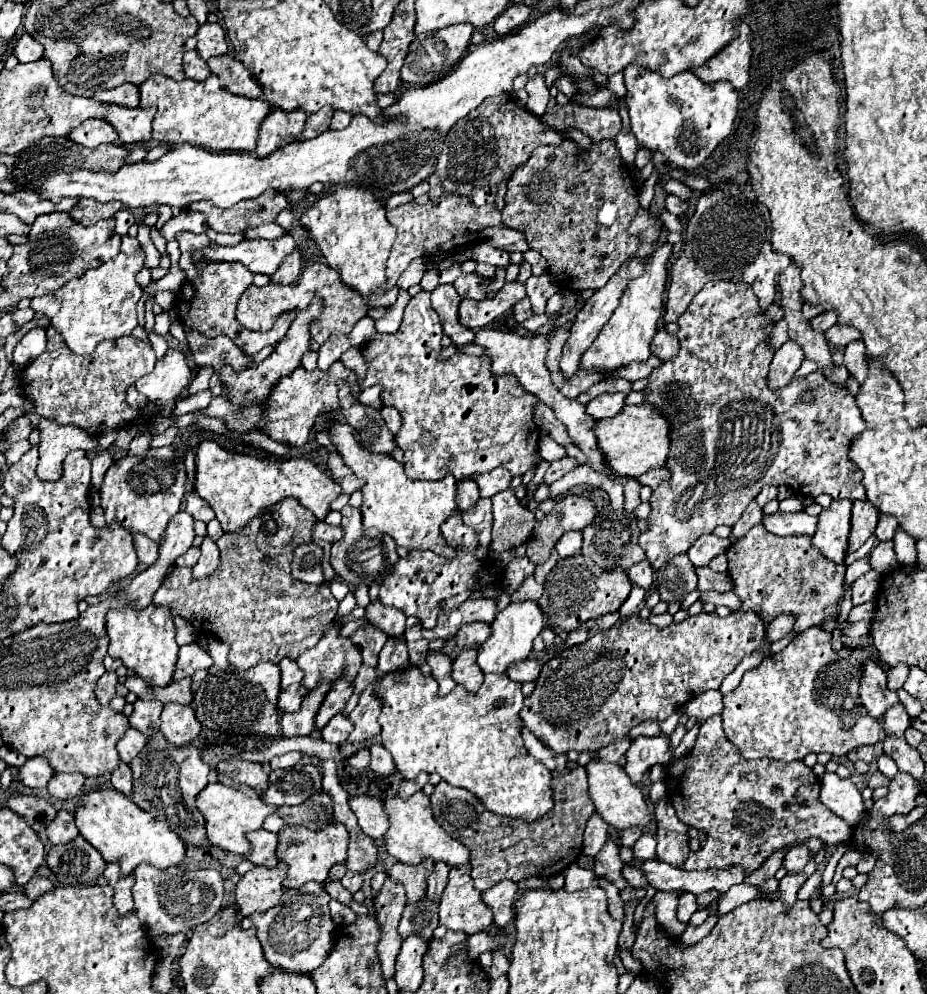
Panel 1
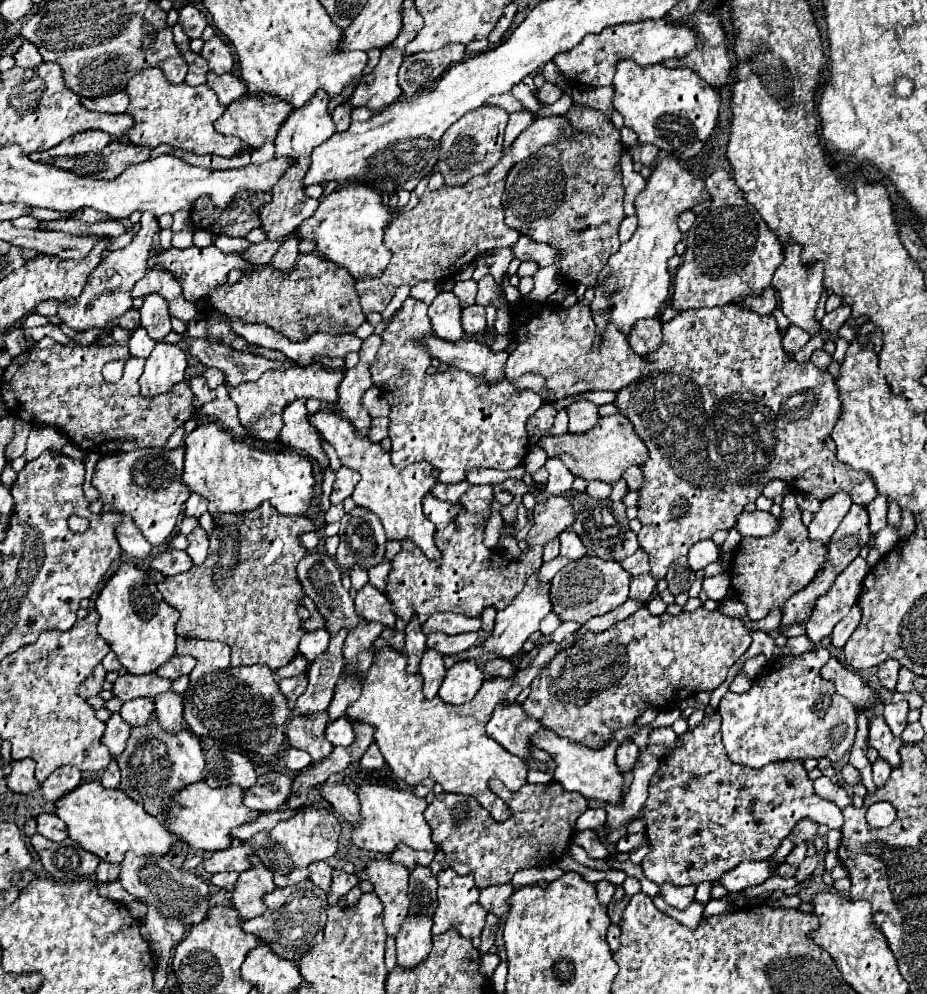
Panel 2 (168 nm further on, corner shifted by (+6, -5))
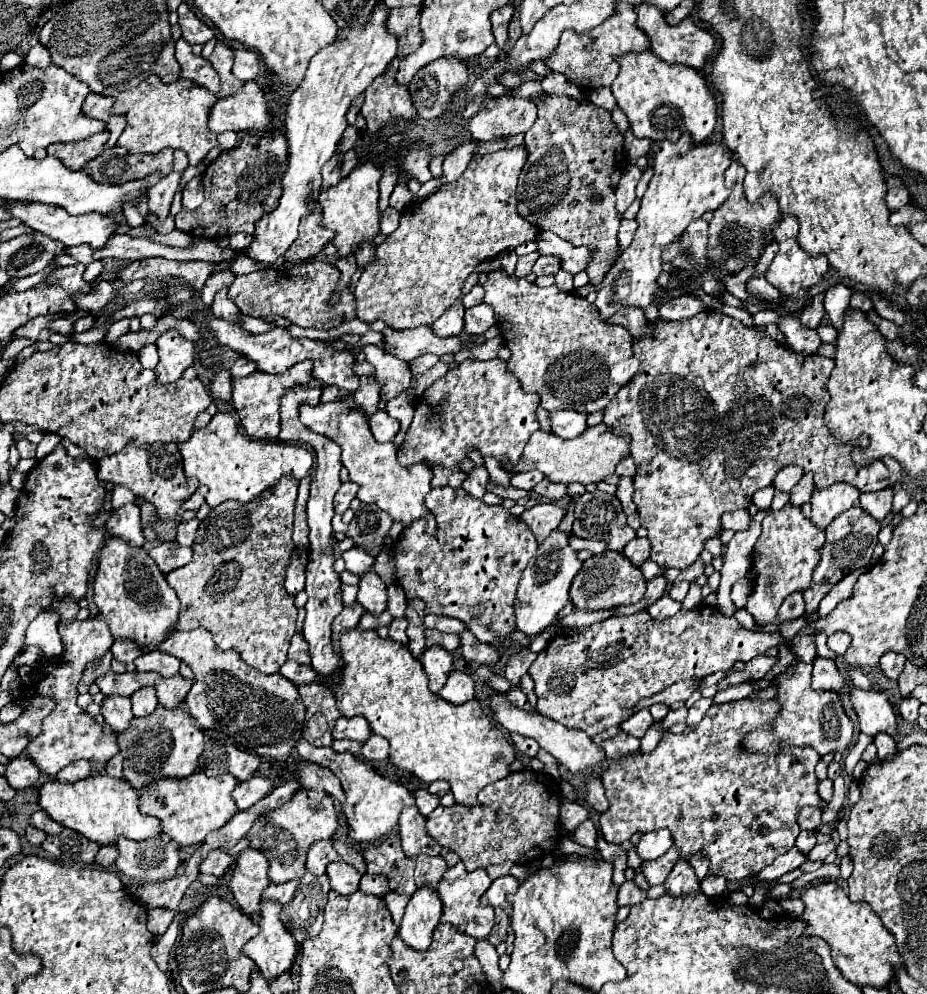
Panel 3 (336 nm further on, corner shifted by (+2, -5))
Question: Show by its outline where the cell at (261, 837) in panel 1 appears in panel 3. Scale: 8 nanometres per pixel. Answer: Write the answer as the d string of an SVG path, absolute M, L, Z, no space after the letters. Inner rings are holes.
M217 849L211 851L201 863L199 863L199 873L207 873L207 875L215 875L221 877L229 867L235 865L235 859L225 851L225 849Z

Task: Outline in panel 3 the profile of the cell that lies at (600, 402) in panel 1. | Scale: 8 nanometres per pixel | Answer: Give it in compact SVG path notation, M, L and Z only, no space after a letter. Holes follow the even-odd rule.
M553 411L549 413L551 419L551 431L561 437L561 439L573 439L577 435L581 435L587 427L587 415L585 413L577 413L577 411Z

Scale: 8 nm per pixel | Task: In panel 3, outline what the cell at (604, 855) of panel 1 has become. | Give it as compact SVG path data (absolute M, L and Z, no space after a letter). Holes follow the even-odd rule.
M591 819L583 821L571 835L571 839L579 845L585 845L589 849L595 849L595 841L597 841L597 831L595 831L595 825Z

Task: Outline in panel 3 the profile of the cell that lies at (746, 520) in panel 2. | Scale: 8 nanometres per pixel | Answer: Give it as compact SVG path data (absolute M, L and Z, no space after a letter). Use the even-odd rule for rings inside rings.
M737 509L731 513L723 513L721 517L721 527L723 529L733 529L733 531L743 531L751 523L751 515L745 509Z

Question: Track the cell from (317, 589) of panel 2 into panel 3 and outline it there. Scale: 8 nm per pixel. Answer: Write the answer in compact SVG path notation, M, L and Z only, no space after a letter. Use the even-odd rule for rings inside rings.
M342 584L341 591L341 597L343 599L344 607L353 606L353 603L356 603L358 586Z

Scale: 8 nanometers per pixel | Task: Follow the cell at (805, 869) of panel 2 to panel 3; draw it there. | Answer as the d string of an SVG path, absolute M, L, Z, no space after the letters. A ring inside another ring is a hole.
M827 841L827 843L817 843L817 845L815 845L815 849L811 849L809 859L811 859L811 861L825 859L825 857L827 857L833 849L835 849L835 843L833 843L833 841Z

